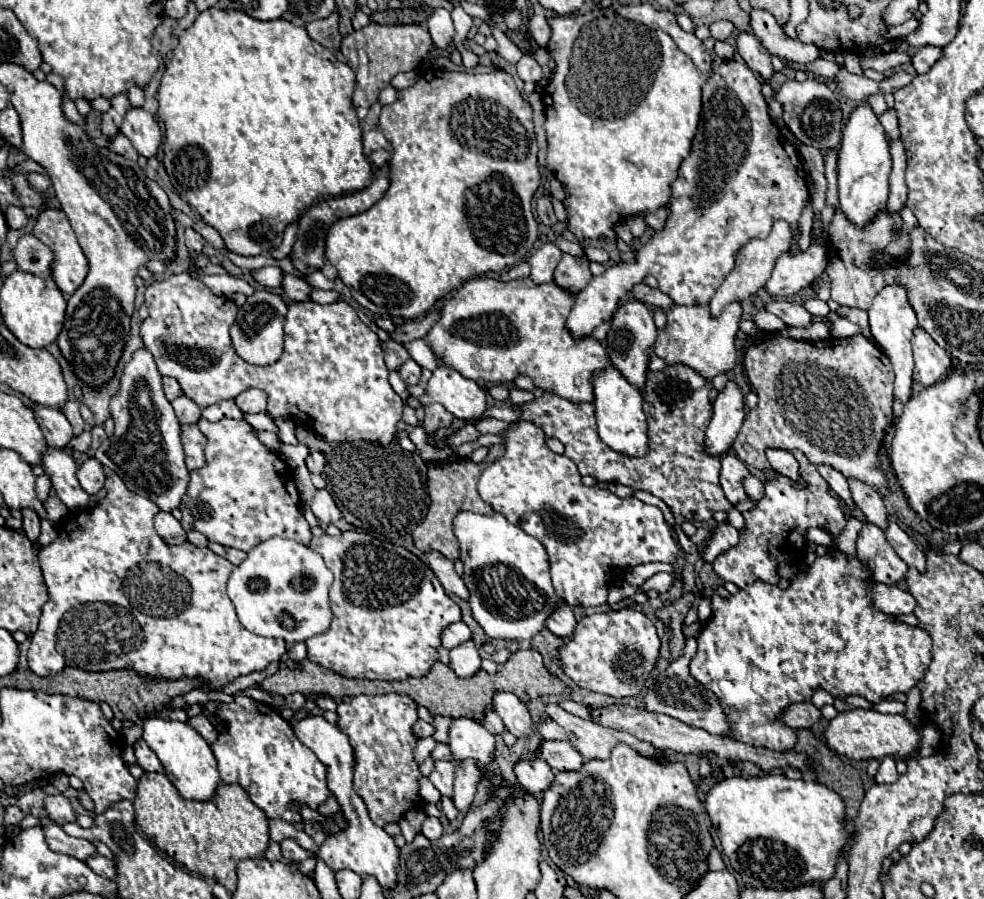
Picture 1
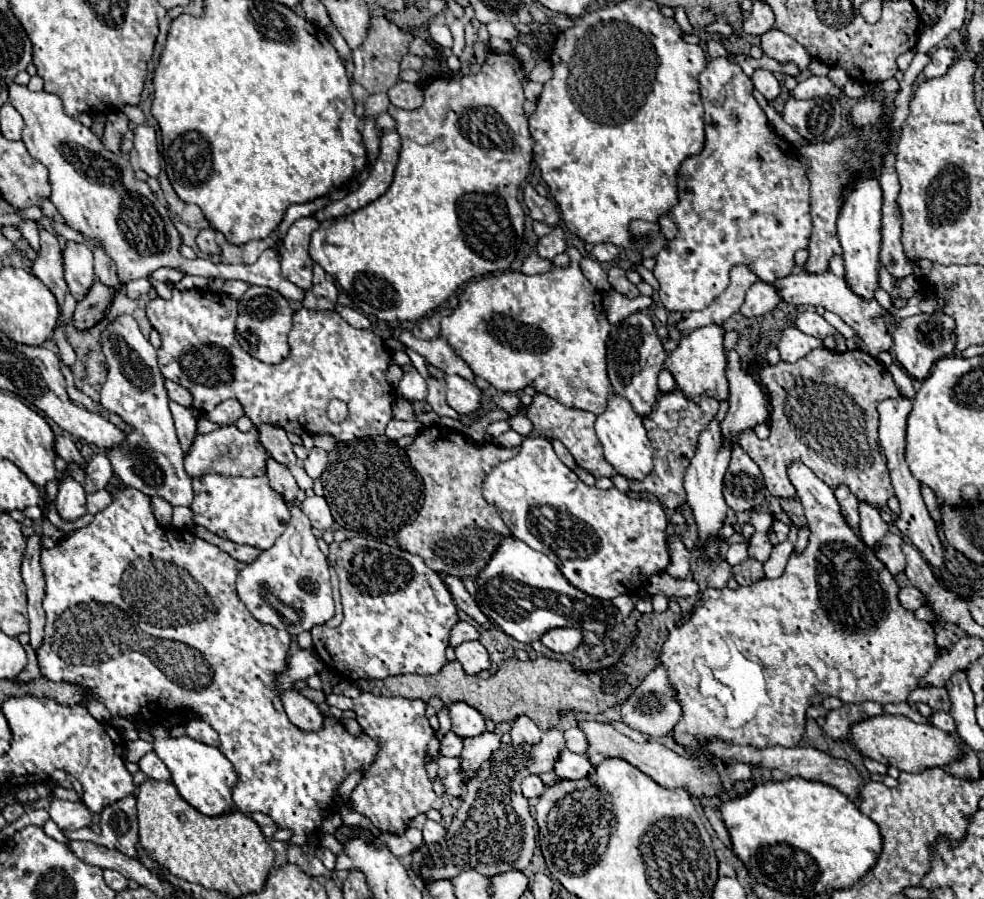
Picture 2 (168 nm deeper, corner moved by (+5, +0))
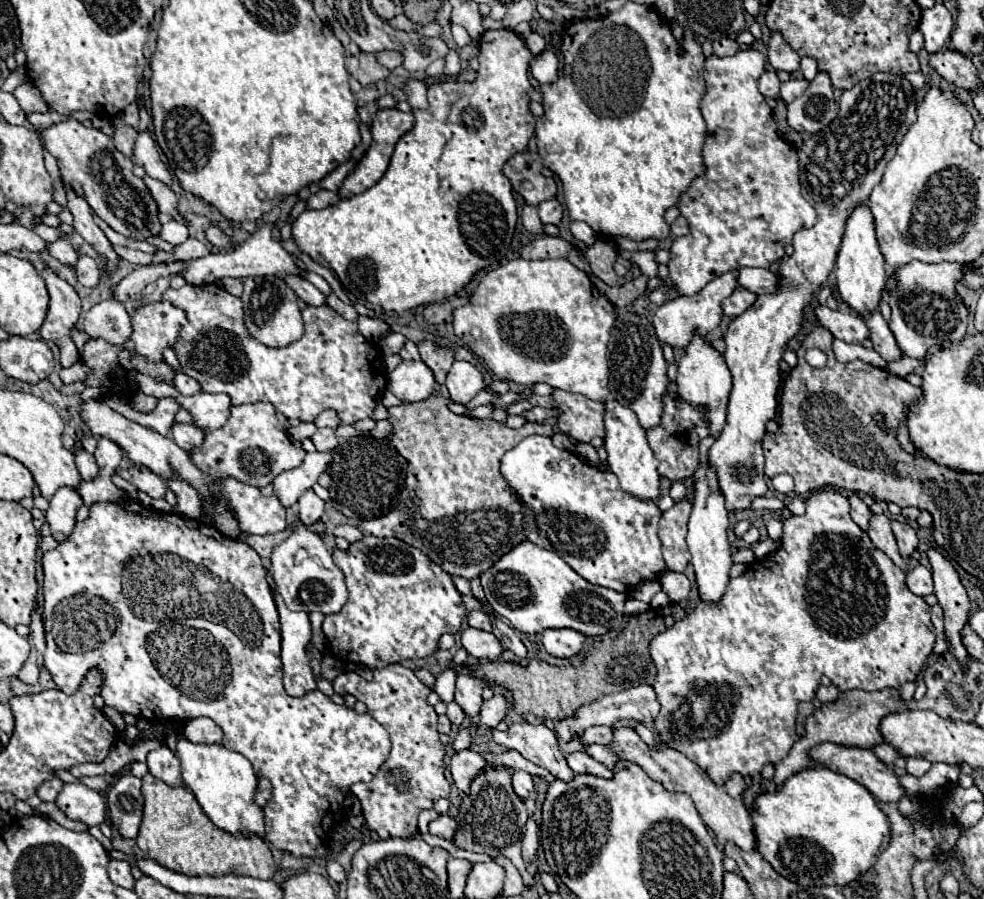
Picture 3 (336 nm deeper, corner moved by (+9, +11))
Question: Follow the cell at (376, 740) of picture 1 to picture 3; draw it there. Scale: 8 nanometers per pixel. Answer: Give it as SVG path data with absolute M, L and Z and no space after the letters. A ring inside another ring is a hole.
M401 664L373 670L373 680L369 682L357 672L339 674L333 680L333 688L341 696L351 694L361 700L369 714L389 732L393 744L391 754L377 776L367 784L357 782L351 786L351 792L361 800L367 826L383 840L413 836L417 814L425 808L433 808L437 798L449 798L449 782L443 768L445 746L439 742L439 732L435 730L437 714L433 706L425 702L431 690L413 674L413 670L407 670Z

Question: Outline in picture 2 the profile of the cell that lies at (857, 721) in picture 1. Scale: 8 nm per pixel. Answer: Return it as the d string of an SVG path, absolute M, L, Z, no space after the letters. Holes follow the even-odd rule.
M889 713L855 723L851 727L851 743L867 757L907 773L921 773L931 767L945 767L963 757L963 741L957 735L941 731L935 725L915 723L903 715Z

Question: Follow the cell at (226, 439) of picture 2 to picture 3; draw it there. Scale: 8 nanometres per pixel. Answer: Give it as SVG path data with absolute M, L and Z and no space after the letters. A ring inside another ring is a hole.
M269 402L233 406L225 426L205 432L203 444L189 452L193 464L211 478L233 476L245 484L263 488L283 470L291 470L303 462L305 450L291 444L287 430L279 424Z

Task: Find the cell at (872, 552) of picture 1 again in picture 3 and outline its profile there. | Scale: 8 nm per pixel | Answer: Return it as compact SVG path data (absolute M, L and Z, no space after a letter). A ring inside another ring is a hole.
M893 520L891 528L893 528L893 534L895 534L897 546L899 546L899 554L903 558L911 558L911 554L917 548L917 534L915 534L915 530L907 522L899 522L899 520Z

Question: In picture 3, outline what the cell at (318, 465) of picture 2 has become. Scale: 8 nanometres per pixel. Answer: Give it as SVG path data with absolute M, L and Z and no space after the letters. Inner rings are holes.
M319 428L313 436L311 436L317 452L329 452L337 446L337 438L333 434L333 428Z

